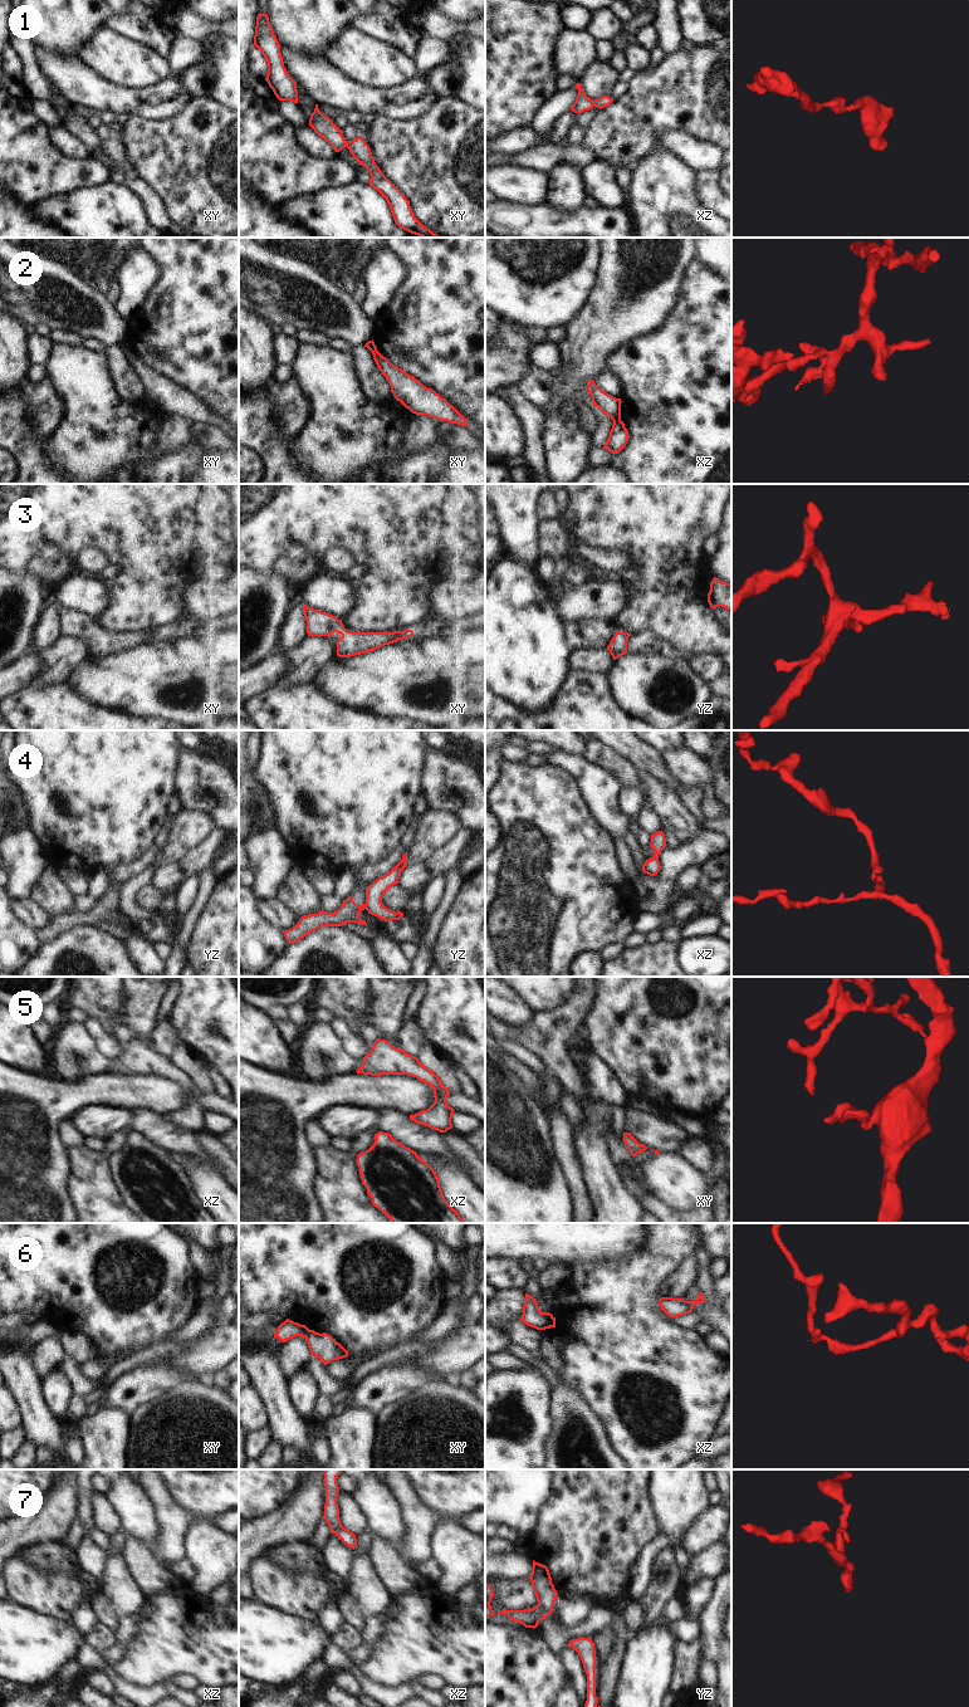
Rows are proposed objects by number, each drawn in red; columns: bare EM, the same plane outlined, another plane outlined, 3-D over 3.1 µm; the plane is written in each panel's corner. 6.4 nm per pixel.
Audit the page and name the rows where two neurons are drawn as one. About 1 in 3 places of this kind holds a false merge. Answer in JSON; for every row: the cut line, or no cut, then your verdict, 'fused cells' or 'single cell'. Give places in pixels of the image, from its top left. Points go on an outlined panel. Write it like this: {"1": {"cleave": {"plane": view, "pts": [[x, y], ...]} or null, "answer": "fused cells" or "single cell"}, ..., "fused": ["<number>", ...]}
{"1": {"cleave": null, "answer": "single cell"}, "2": {"cleave": {"plane": "xz", "pts": [[620, 420], [613, 422]]}, "answer": "fused cells"}, "3": {"cleave": null, "answer": "single cell"}, "4": {"cleave": {"plane": "yz", "pts": [[365, 904], [366, 908]]}, "answer": "fused cells"}, "5": {"cleave": null, "answer": "single cell"}, "6": {"cleave": {"plane": "xy", "pts": [[308, 1329], [304, 1336]]}, "answer": "fused cells"}, "7": {"cleave": {"plane": "yz", "pts": [[538, 1604], [549, 1614]]}, "answer": "fused cells"}, "fused": ["2", "4", "6", "7"]}

